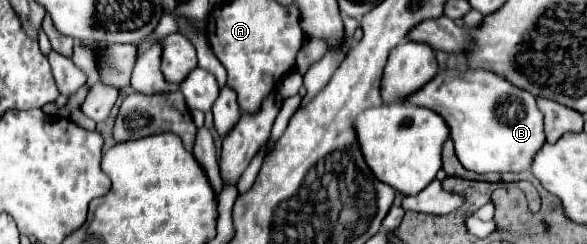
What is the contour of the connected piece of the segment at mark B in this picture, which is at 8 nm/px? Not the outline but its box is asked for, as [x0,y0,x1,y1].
[407,71,545,173]

